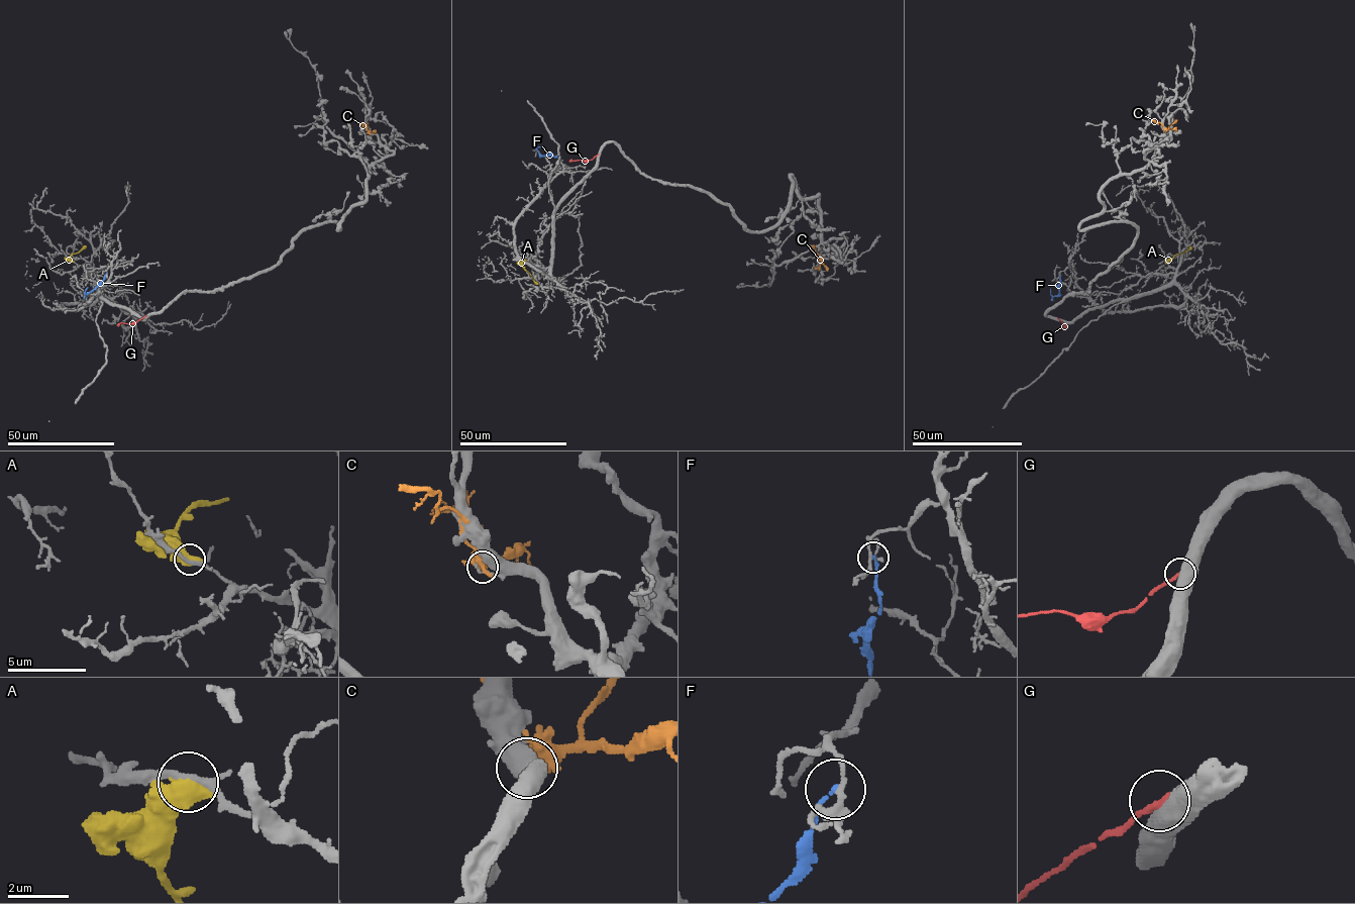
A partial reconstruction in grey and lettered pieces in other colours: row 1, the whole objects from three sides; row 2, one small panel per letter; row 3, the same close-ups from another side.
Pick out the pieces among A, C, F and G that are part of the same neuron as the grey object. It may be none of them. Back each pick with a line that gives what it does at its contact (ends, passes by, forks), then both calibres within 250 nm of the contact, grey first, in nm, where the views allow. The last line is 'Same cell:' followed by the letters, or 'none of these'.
Same cell: none of these

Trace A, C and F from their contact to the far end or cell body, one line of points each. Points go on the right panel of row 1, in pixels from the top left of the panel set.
A: (1165, 263), (1191, 246)
C: (1164, 130), (1159, 122), (1151, 119)
F: (1059, 275), (1059, 294), (1052, 296), (1050, 289)

